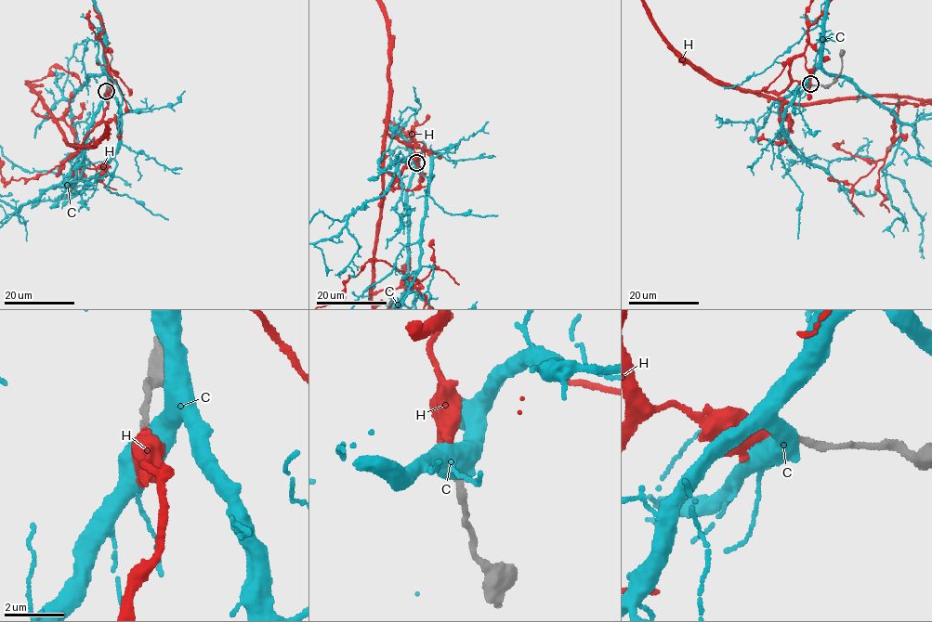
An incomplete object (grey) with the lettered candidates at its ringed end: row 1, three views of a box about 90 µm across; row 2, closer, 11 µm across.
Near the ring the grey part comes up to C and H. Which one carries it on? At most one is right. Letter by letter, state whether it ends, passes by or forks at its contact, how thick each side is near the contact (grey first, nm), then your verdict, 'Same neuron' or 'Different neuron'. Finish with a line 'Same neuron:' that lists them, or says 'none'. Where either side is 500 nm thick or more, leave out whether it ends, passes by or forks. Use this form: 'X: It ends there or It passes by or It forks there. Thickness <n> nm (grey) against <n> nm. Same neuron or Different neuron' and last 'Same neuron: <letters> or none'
C: Thickness 240 nm (grey) against 600 nm. Different neuron
H: It ends there. Thickness 220 nm (grey) against 280 nm. Same neuron
Same neuron: H

